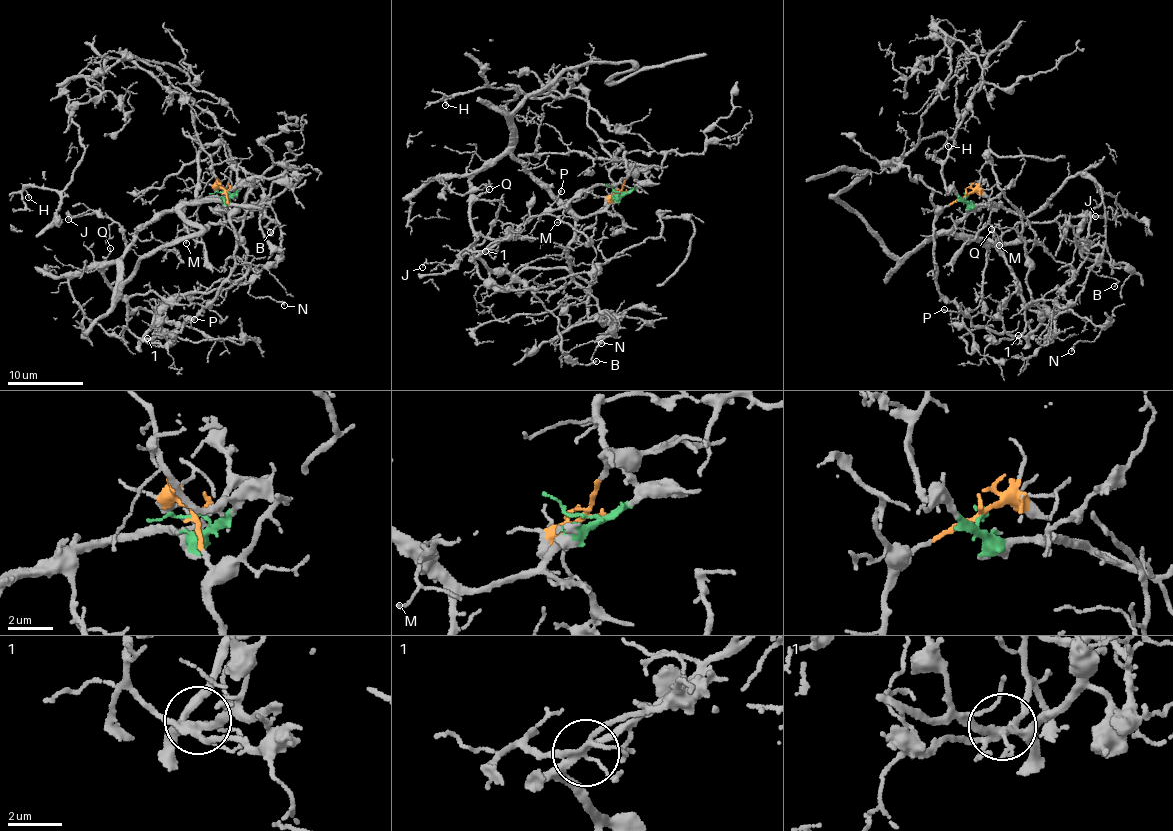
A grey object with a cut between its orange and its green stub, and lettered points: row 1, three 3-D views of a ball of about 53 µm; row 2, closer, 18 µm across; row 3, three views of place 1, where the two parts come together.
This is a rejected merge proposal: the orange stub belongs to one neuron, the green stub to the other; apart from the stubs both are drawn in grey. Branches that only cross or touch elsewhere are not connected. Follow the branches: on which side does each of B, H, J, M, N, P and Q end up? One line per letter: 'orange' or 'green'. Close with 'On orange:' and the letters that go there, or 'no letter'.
B: orange
H: green
J: green
M: green
N: orange
P: orange
Q: green
On orange: B, N, P

